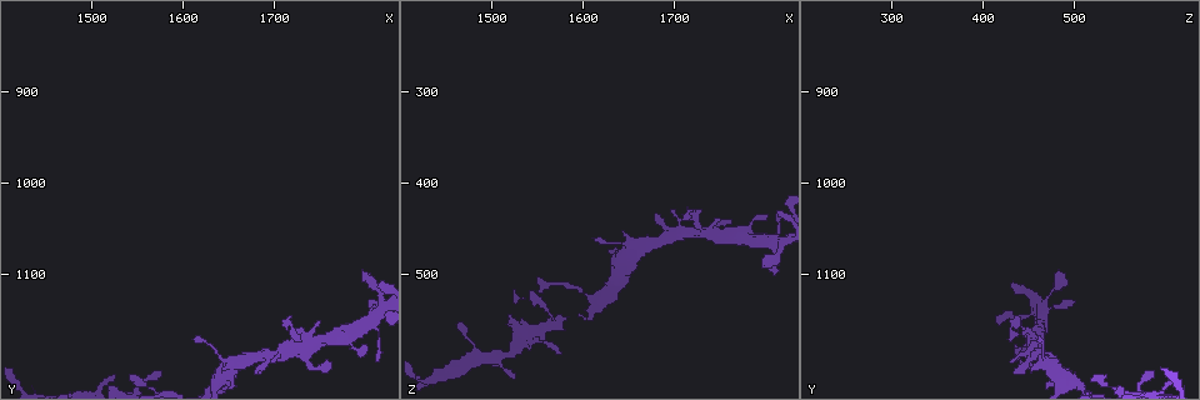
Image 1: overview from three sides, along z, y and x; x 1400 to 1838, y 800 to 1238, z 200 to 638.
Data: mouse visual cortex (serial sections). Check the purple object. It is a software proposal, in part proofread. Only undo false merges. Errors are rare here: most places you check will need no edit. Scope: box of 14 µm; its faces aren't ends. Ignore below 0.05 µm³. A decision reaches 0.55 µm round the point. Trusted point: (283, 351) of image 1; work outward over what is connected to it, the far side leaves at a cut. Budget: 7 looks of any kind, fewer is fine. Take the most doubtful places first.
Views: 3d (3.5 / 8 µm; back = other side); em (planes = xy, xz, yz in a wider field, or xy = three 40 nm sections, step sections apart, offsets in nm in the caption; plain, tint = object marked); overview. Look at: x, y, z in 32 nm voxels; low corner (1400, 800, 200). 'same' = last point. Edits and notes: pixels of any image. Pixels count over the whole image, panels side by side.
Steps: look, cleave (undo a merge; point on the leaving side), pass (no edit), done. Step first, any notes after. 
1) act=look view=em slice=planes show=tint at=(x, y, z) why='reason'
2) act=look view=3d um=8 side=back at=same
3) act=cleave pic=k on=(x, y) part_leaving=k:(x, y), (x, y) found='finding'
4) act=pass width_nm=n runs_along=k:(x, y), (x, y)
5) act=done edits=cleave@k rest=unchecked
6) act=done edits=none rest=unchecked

act=look view=3d um=3.5 at=(1660, 1195, 470) why='sharp bend'

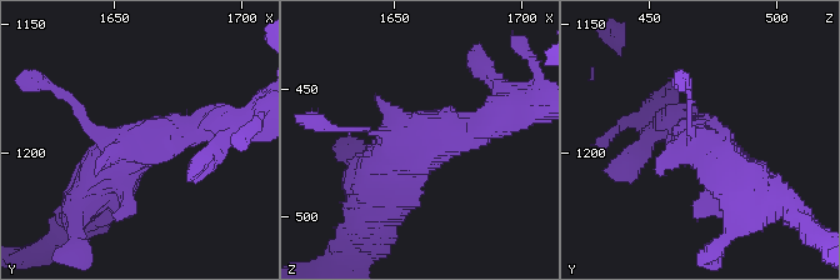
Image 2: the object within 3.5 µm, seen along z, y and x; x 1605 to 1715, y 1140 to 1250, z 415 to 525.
act=look view=em slice=planes show=tint at=(1656, 1199, 475) why='need the tissue'

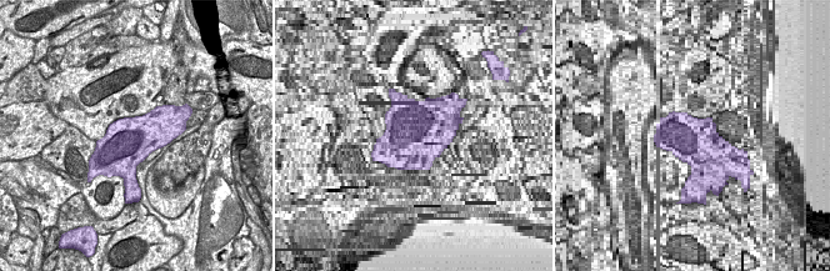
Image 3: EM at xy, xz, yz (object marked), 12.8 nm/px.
act=look view=em slice=xy step=2 show=tint at=same why='another direction'

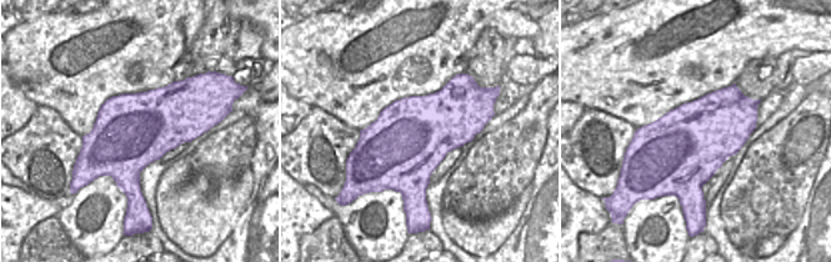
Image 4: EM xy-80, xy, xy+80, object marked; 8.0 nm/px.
act=pass found='one cell here'

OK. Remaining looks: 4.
act=look view=3d um=8 at=(1740, 1175, 460) why='sharp bend'

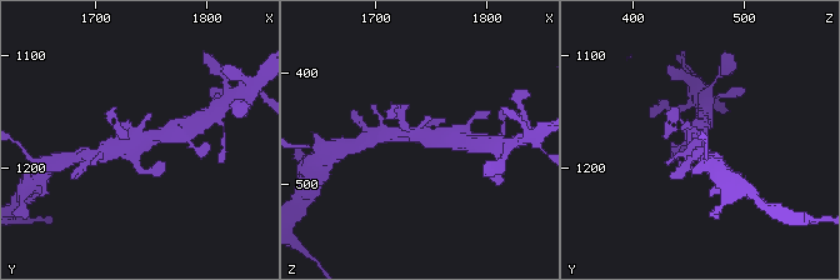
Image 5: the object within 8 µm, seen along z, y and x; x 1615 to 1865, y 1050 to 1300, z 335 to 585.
act=look view=em slice=xy step=2 show=tint at=(1742, 1174, 456)

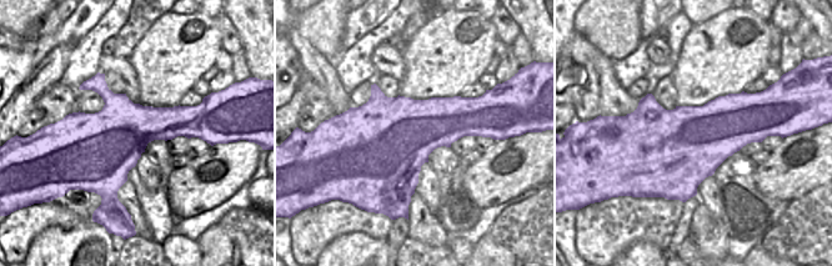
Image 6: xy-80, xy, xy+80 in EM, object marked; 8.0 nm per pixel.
act=pass runs_along=5:(105, 150), (128, 148), (173, 129) found='one cell here'

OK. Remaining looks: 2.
act=look view=3d um=3.5 at=(1815, 1120, 480) why='a narrow waist'

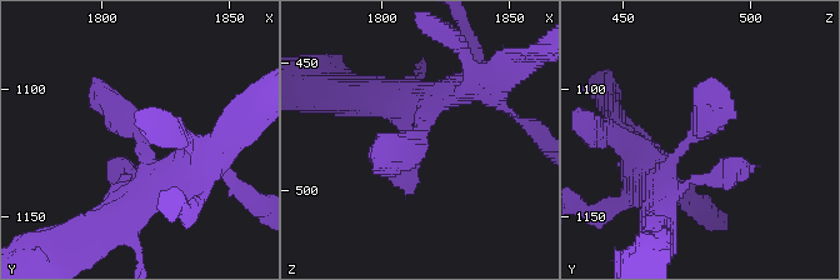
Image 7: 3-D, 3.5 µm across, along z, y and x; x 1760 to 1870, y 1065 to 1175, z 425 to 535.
act=look view=em slice=xy step=5 show=tint at=(1816, 1119, 478) why='now the EM'

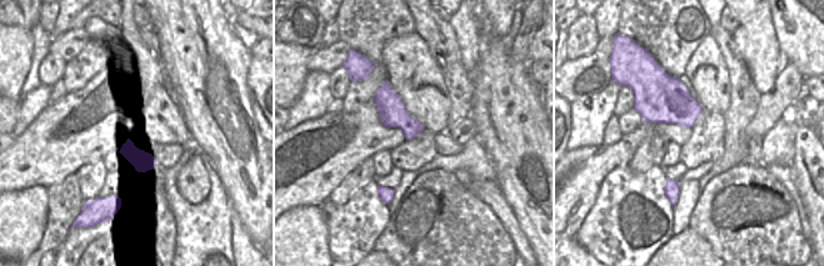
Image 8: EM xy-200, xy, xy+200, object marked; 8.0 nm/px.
act=pass width_nm=220 runs_along=7:(653, 205), (663, 175), (710, 118), (710, 79) found='one cell here'

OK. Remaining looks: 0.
act=done edits=none rest=unchecked

